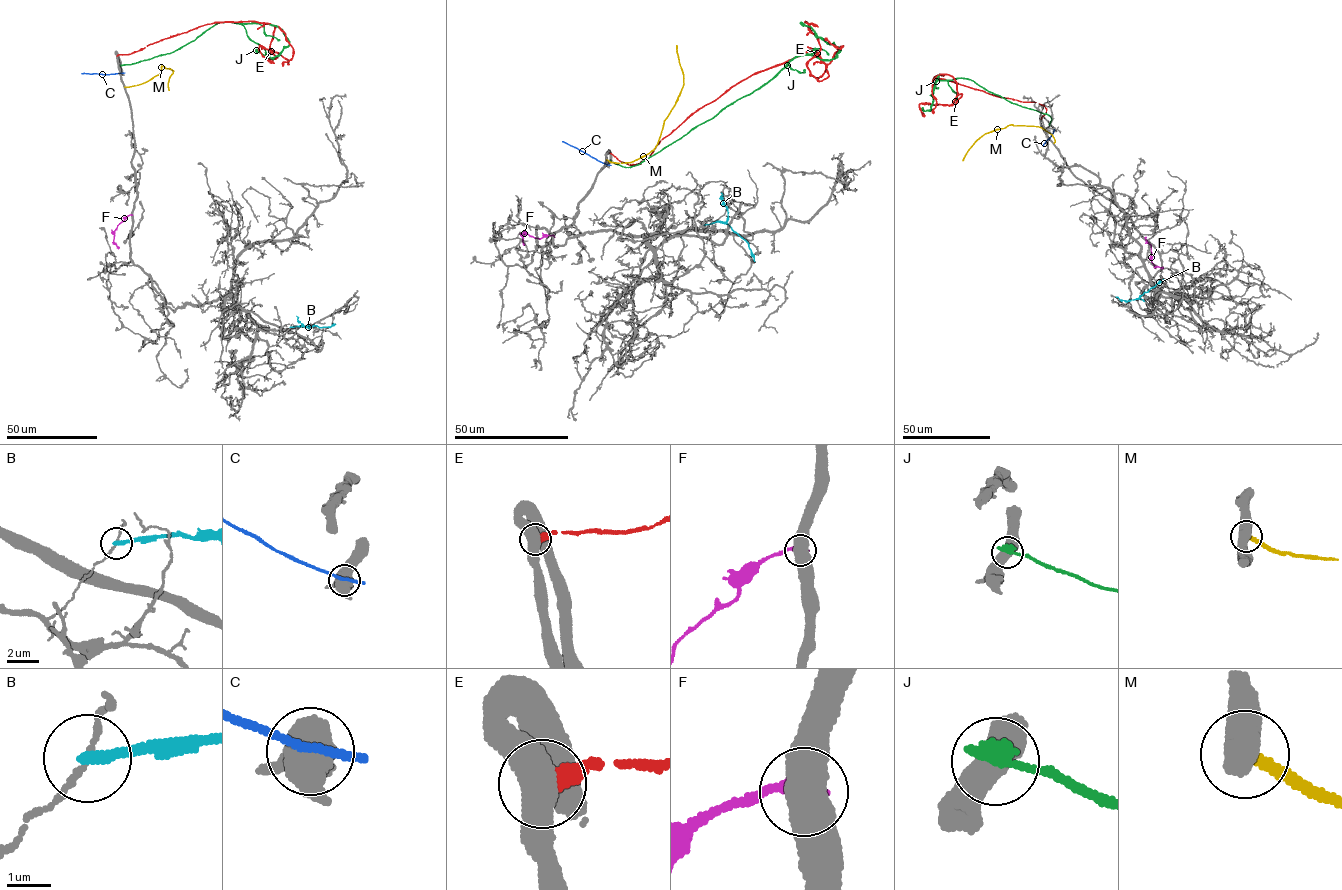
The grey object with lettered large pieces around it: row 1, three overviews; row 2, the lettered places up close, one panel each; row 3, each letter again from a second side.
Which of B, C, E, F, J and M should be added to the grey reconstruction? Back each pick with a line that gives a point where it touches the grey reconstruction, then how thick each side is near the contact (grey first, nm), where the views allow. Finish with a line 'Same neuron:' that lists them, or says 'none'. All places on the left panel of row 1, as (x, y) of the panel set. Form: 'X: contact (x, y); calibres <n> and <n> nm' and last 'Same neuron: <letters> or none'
F: contact (131, 215); calibres 480 and 240 nm
Same neuron: F

